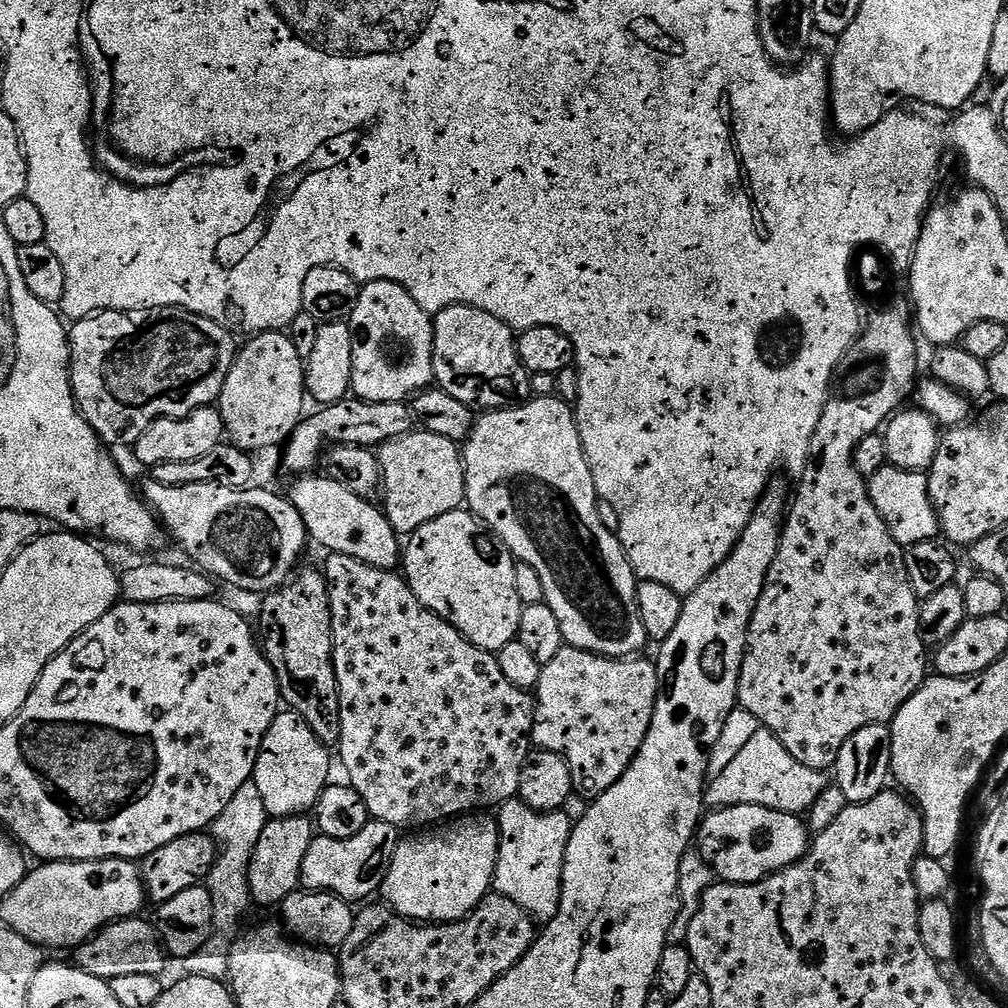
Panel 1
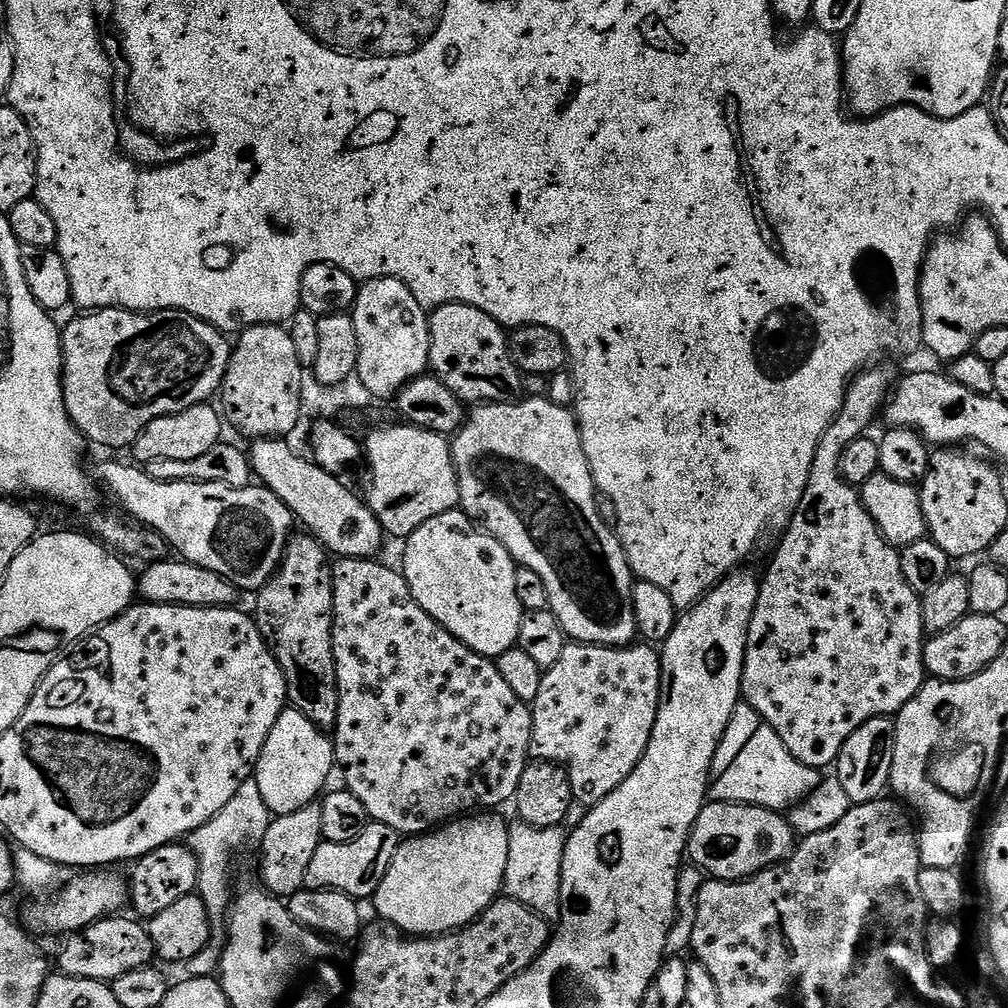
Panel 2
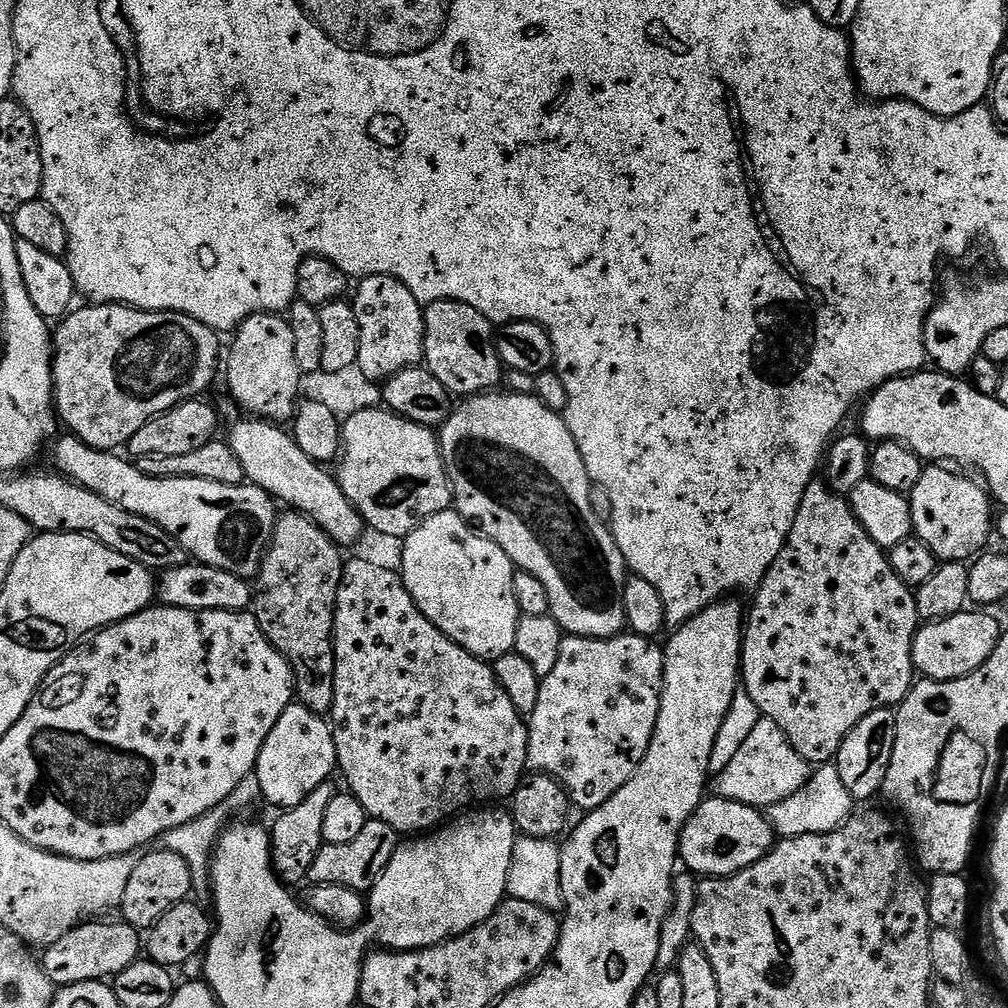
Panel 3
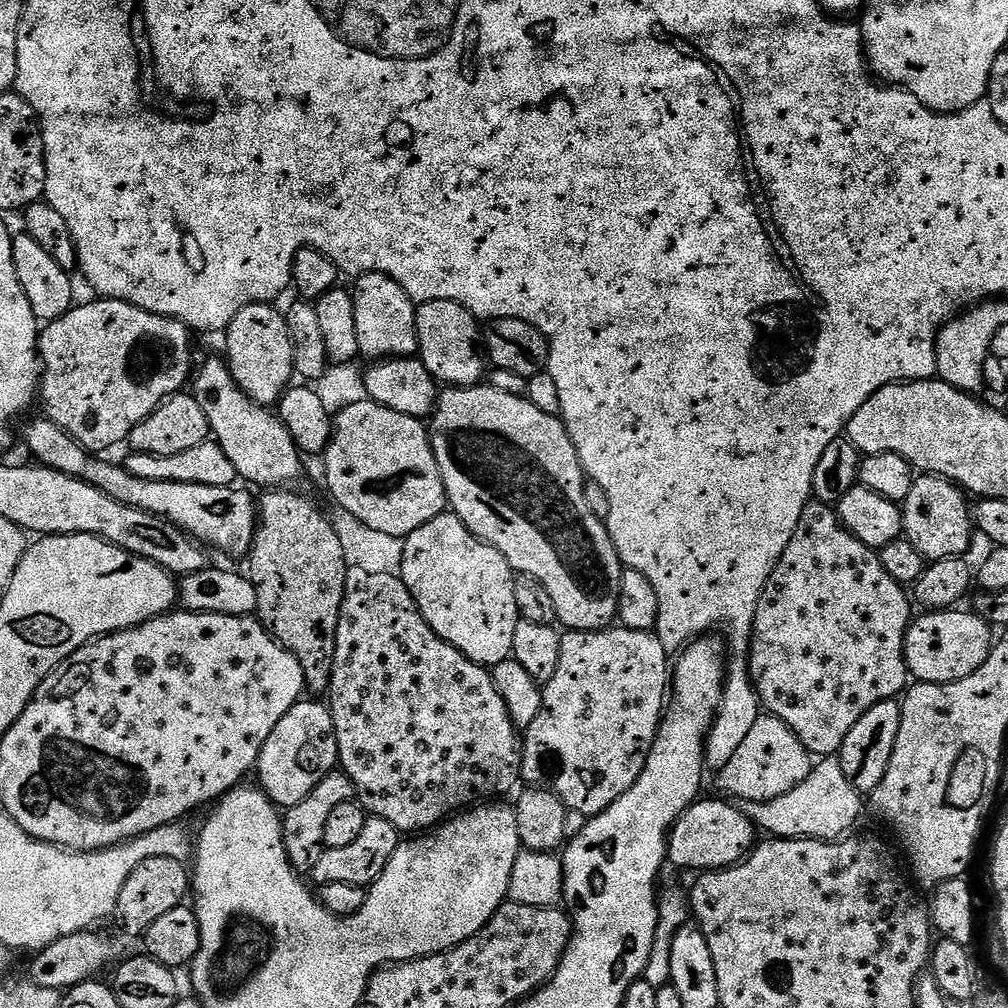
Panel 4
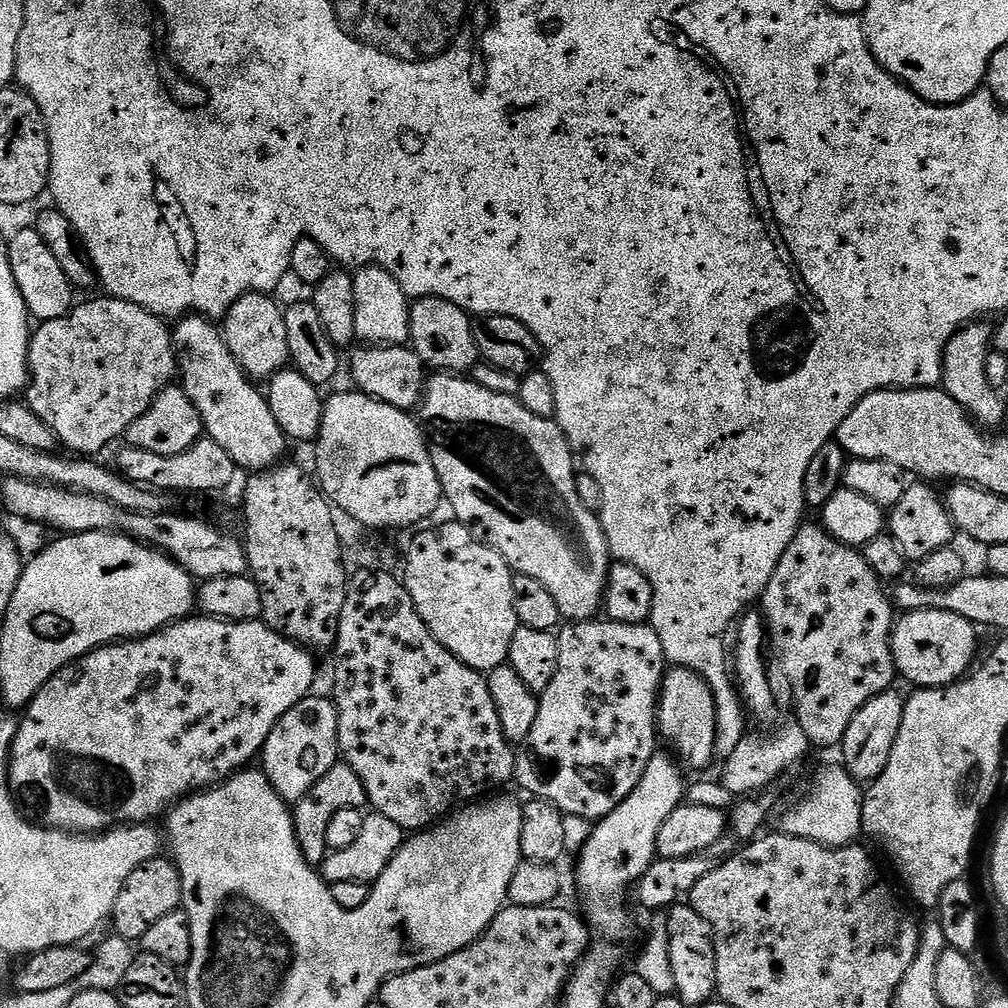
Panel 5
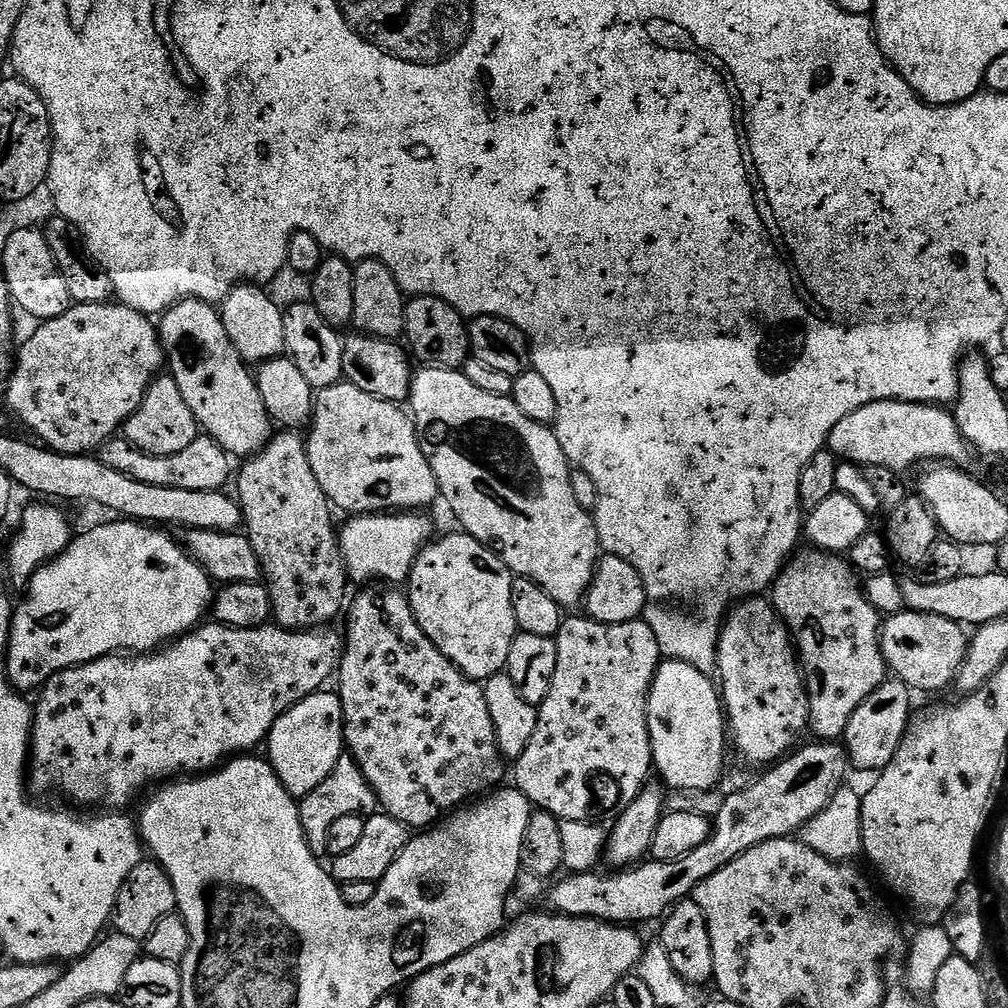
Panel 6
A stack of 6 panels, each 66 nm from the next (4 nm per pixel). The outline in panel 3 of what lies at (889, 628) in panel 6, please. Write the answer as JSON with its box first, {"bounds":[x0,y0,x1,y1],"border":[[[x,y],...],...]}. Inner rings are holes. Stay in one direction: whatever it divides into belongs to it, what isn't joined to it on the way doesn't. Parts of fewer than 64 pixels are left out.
{"bounds":[914,610,1002,680],"border":[[[965,610],[945,620],[933,620],[916,629],[914,666],[921,677],[930,680],[966,678],[994,654],[1002,635],[1000,624],[988,610]]]}

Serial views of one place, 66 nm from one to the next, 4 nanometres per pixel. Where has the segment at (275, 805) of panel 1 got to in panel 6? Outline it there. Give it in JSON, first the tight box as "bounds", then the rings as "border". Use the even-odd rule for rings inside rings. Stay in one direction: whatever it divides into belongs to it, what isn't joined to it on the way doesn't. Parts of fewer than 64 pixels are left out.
{"bounds":[266,691,346,798],"border":[[[318,691],[283,712],[268,732],[266,759],[278,774],[282,786],[297,798],[310,794],[314,786],[322,786],[346,752],[342,702],[335,691],[328,691]]]}

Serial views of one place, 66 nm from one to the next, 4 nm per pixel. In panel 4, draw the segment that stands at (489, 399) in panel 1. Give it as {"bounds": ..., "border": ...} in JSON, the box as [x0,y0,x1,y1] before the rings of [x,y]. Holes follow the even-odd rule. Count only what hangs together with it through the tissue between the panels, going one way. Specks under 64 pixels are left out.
{"bounds":[416,300,486,388],"border":[[[435,300],[417,307],[416,347],[419,360],[441,385],[474,388],[485,379],[486,349],[481,321],[458,306],[458,302]]]}

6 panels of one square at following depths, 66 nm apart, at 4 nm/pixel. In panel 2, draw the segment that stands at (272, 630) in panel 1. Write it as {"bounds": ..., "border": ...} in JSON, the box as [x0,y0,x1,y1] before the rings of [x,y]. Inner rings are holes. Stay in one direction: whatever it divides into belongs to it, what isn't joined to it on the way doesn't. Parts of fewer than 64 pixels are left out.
{"bounds":[254,535,338,730],"border":[[[293,535],[276,573],[255,593],[254,619],[278,666],[282,666],[288,704],[320,728],[332,730],[338,718],[338,678],[332,649],[333,561],[315,536],[303,535]]]}

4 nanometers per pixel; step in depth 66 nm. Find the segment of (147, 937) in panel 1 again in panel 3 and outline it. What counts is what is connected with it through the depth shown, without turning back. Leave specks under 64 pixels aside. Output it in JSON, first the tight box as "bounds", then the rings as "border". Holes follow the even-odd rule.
{"bounds":[43,922,142,989],"border":[[[100,922],[79,924],[77,928],[70,930],[70,934],[62,934],[62,938],[58,938],[58,942],[43,949],[44,973],[57,989],[91,980],[103,981],[105,978],[115,978],[119,972],[126,970],[126,966],[141,959],[142,936],[137,929],[123,922],[117,922],[117,924],[96,923]]]}

